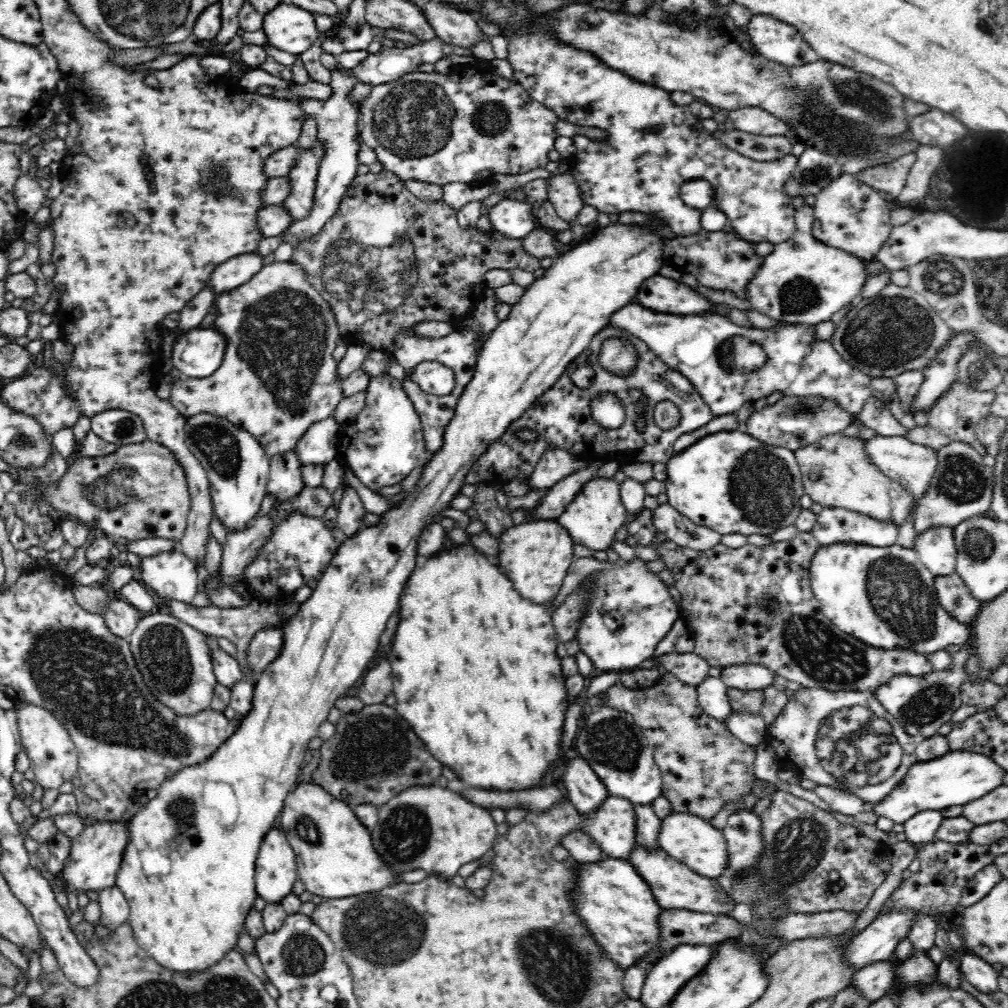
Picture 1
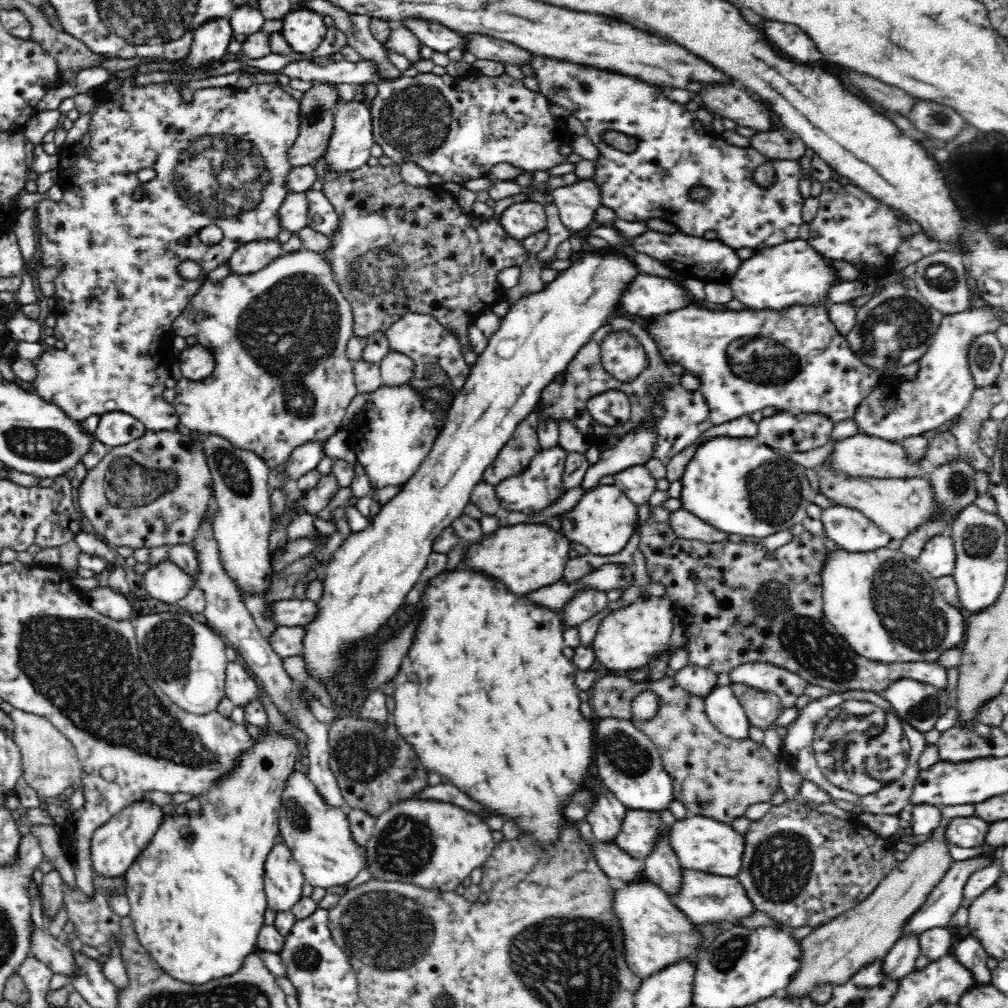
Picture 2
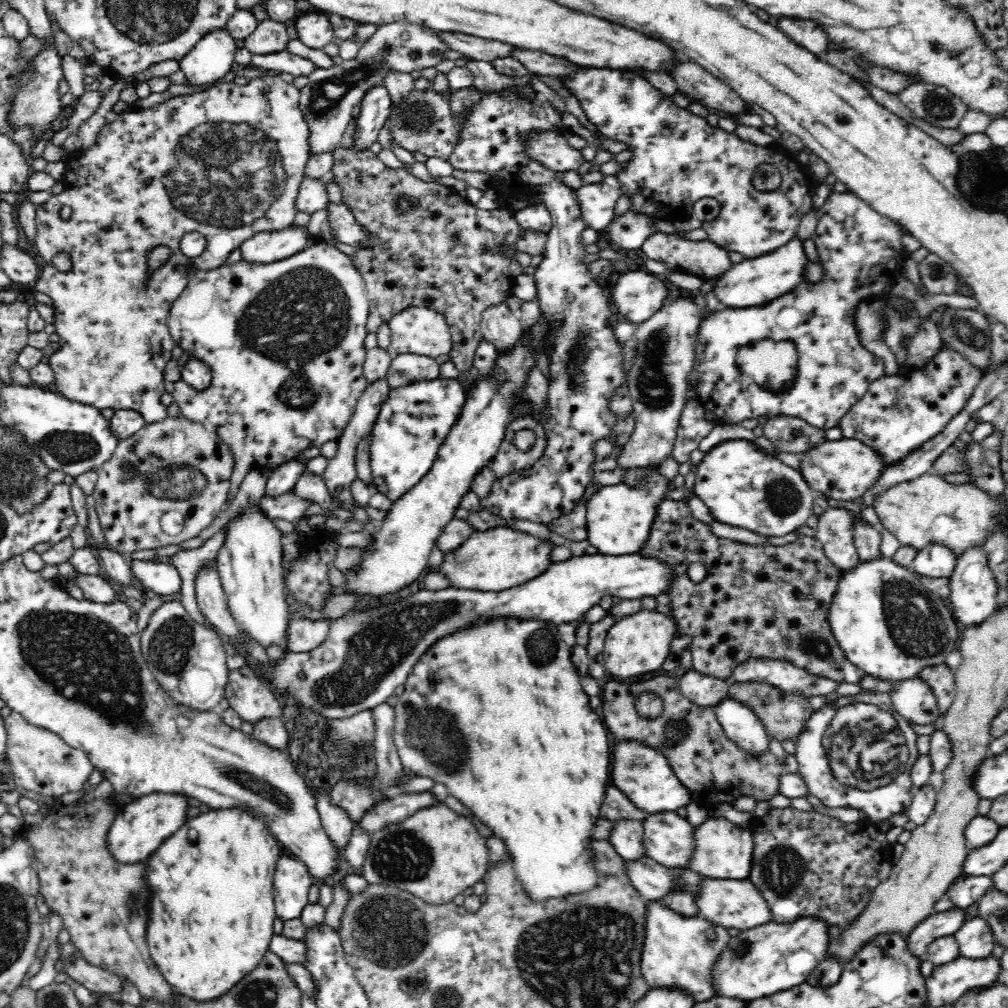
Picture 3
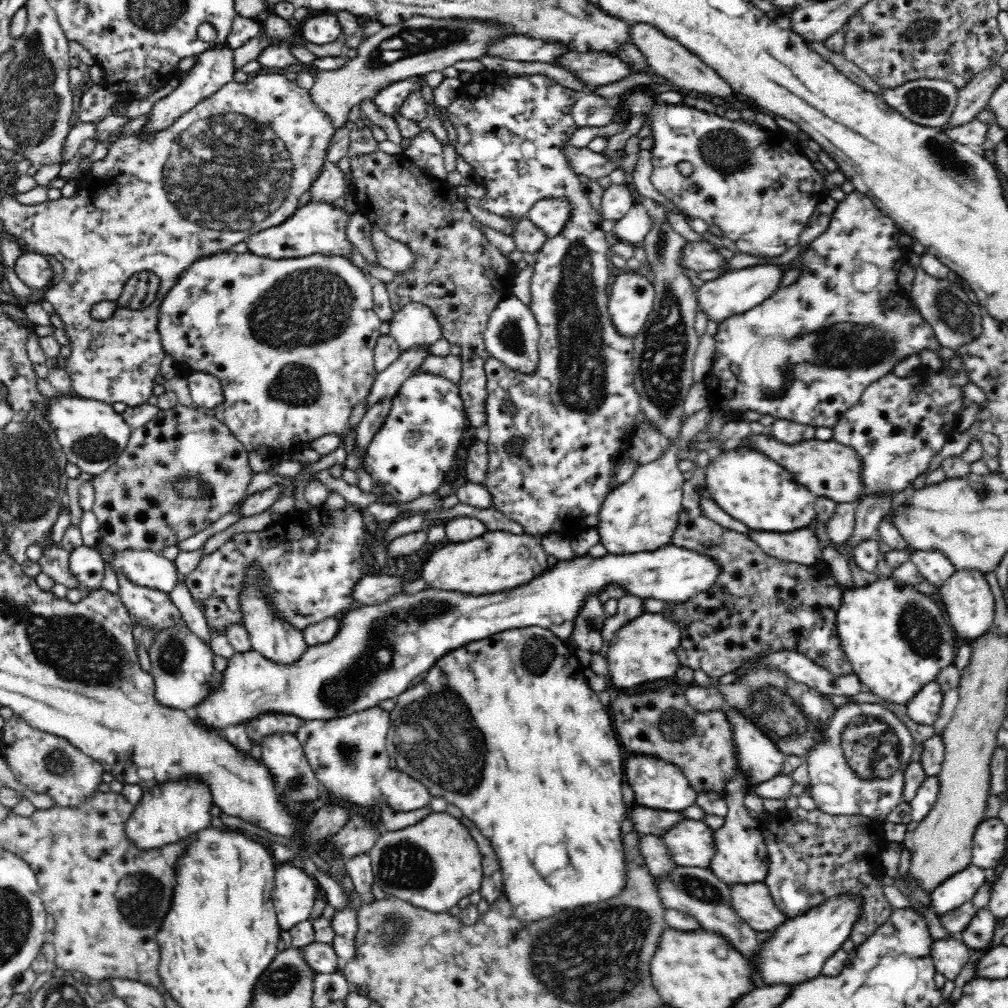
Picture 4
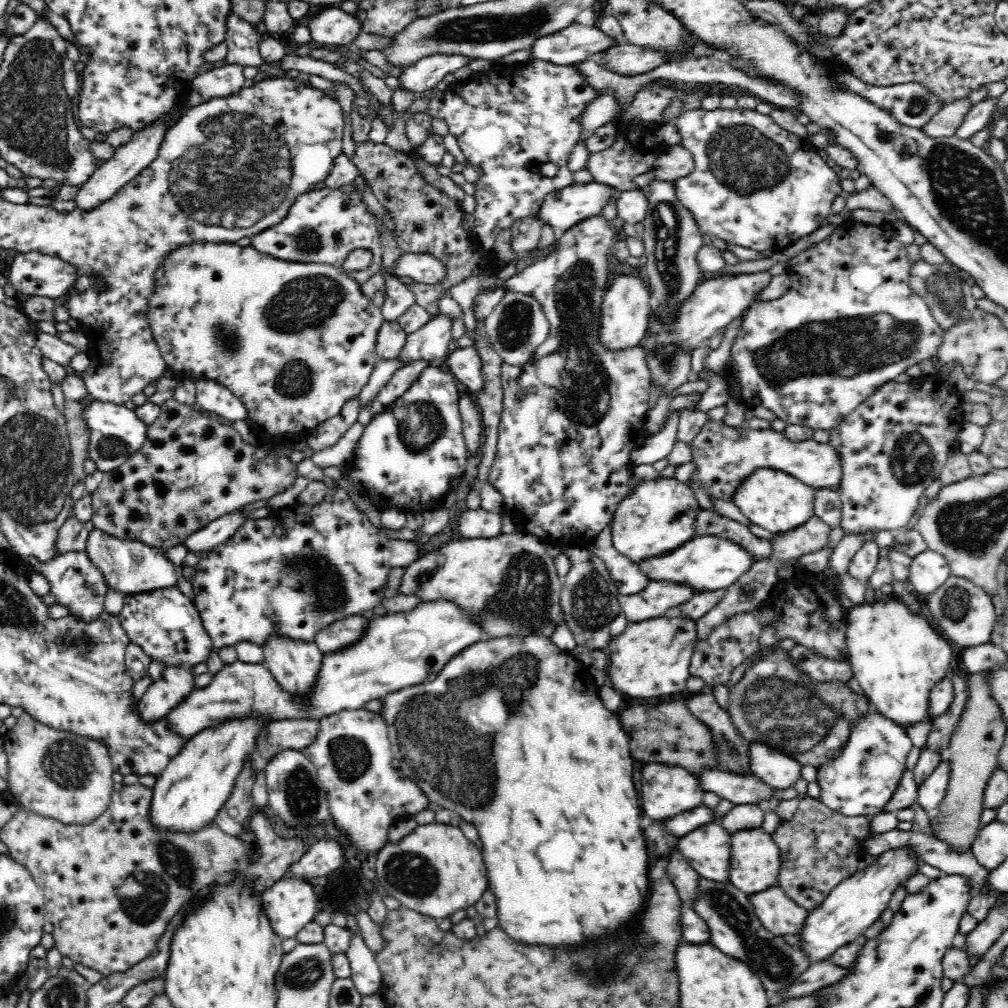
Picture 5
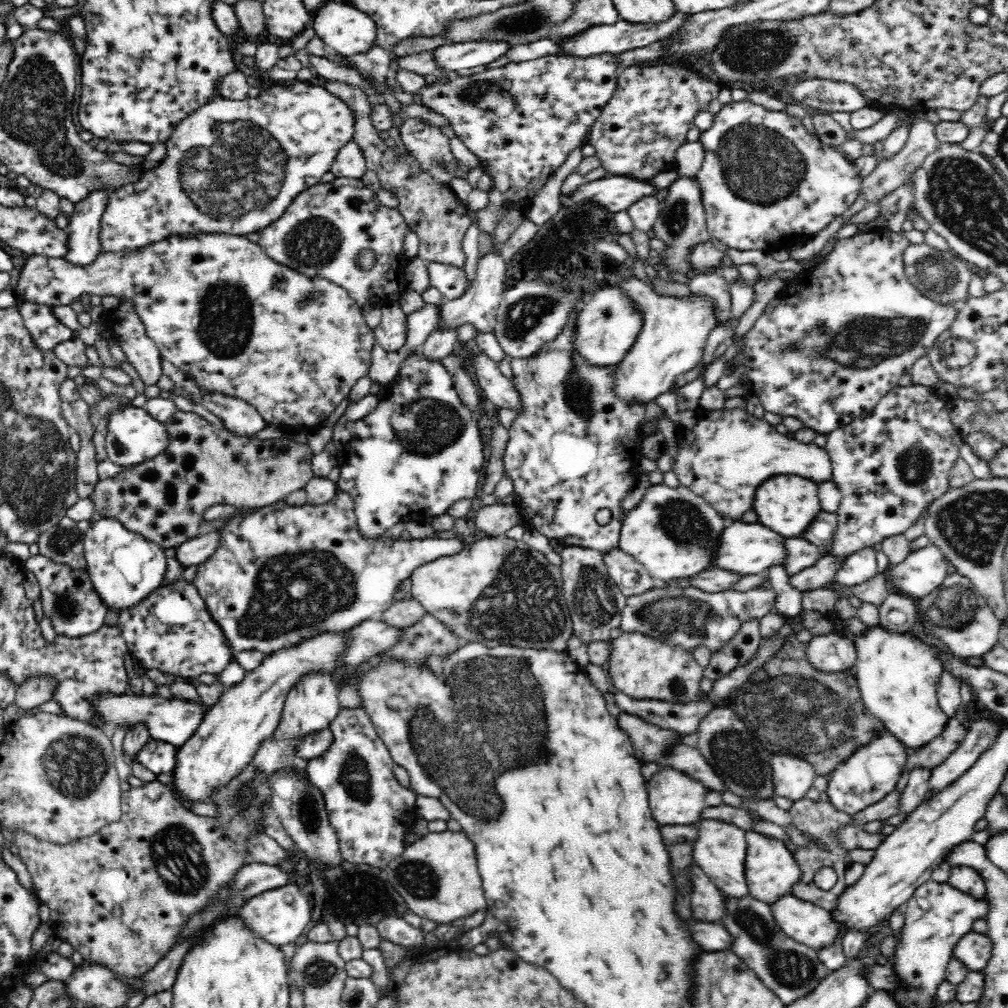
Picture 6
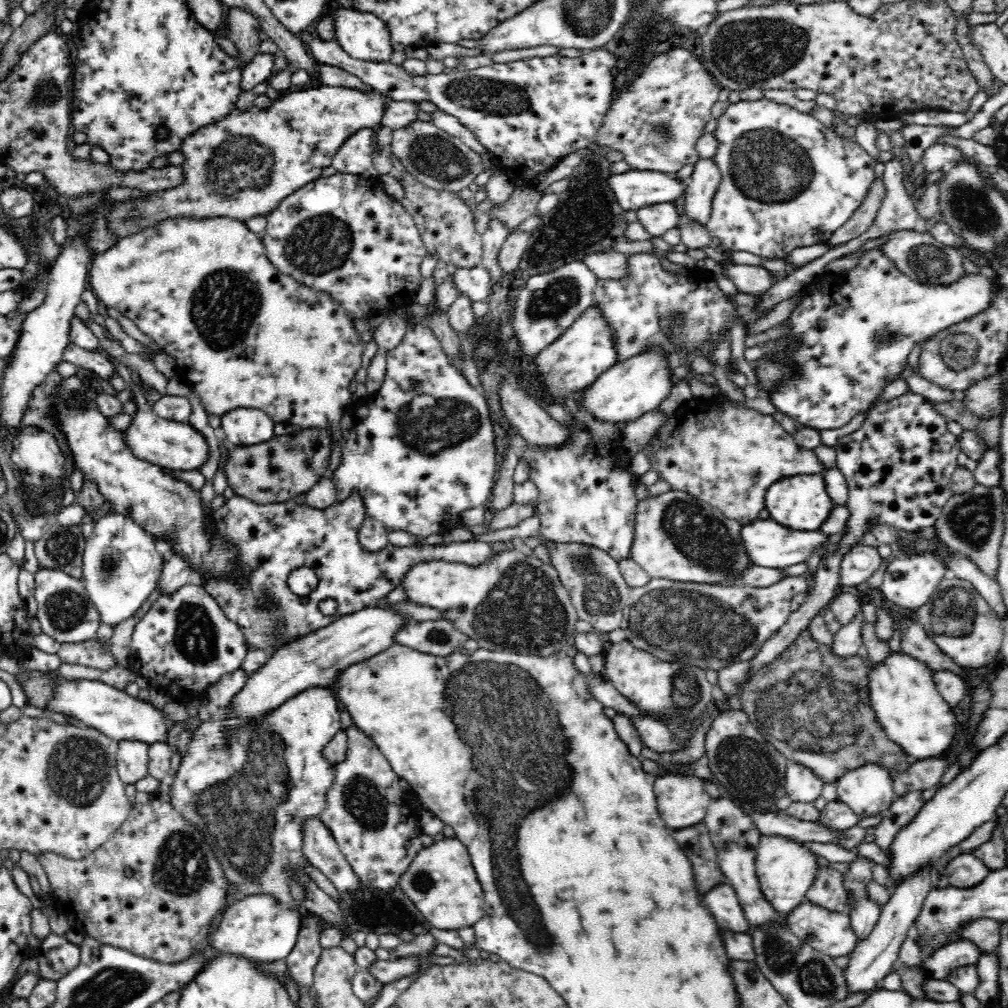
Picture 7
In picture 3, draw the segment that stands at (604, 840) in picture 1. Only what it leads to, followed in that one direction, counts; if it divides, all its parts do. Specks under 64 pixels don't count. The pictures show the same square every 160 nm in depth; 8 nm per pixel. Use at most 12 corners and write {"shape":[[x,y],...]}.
{"shape":[[672,812],[642,820],[644,855],[686,869],[694,827]]}

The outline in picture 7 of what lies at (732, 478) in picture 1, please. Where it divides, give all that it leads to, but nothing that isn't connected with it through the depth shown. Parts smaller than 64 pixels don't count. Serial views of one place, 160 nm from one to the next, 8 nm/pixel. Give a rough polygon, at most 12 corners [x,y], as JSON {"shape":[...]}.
{"shape":[[821,474],[784,477],[765,495],[770,519],[815,531],[835,508]]}

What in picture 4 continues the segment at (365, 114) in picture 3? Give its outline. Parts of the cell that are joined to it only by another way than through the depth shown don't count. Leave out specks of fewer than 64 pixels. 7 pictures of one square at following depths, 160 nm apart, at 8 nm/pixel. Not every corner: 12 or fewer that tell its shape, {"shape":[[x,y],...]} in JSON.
{"shape":[[418,77],[389,84],[374,96],[378,112],[394,117]]}

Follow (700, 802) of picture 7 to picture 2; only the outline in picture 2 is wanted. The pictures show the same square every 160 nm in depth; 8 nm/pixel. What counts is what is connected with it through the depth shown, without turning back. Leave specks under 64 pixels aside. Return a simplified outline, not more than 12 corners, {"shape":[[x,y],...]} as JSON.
{"shape":[[630,719],[592,725],[593,770],[626,807],[660,811],[672,778]]}

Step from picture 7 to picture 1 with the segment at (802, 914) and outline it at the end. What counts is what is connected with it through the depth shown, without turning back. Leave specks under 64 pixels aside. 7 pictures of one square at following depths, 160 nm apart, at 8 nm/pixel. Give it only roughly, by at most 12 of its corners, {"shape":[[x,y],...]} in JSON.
{"shape":[[665,851],[626,860],[657,906],[722,915],[733,899]]}

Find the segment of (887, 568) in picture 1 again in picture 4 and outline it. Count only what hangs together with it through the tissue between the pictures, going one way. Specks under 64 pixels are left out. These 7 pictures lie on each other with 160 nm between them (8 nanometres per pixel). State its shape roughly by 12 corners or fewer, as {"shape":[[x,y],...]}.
{"shape":[[893,573],[844,589],[834,624],[876,696],[907,704],[959,643]]}

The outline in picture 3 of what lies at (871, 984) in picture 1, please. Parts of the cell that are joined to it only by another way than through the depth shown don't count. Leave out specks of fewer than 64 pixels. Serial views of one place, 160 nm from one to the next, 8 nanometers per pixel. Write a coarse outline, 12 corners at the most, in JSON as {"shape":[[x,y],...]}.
{"shape":[[964,910],[928,916],[906,937],[910,953],[924,959],[928,944],[954,935]]}

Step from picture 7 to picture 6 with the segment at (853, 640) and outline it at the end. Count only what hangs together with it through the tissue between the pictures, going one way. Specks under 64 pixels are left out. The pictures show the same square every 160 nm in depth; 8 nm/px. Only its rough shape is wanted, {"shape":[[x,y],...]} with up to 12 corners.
{"shape":[[842,634],[813,637],[804,653],[814,669],[848,671],[855,645]]}

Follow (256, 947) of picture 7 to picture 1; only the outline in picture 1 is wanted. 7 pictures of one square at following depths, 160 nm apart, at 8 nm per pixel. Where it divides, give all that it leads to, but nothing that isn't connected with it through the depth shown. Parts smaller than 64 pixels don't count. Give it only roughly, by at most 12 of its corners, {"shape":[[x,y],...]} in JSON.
{"shape":[[277,824],[255,863],[255,890],[267,903],[292,893],[296,854]]}

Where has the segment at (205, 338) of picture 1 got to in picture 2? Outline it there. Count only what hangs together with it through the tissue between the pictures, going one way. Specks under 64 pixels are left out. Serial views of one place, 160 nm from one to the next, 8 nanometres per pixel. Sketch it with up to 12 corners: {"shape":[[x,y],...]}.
{"shape":[[186,344],[177,356],[183,378],[212,374],[211,348]]}

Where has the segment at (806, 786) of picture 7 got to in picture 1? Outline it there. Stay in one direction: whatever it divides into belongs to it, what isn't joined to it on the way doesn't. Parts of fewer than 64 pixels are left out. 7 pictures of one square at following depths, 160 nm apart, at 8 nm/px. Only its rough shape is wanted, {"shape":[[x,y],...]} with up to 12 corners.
{"shape":[[706,676],[694,686],[706,714],[726,720],[732,712],[728,687]]}

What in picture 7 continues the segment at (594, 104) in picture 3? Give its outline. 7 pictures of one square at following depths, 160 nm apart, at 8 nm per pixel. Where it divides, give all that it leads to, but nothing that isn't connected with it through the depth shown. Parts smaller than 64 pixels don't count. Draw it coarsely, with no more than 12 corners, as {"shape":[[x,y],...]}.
{"shape":[[768,99],[716,118],[705,224],[732,251],[827,244],[877,165]]}

